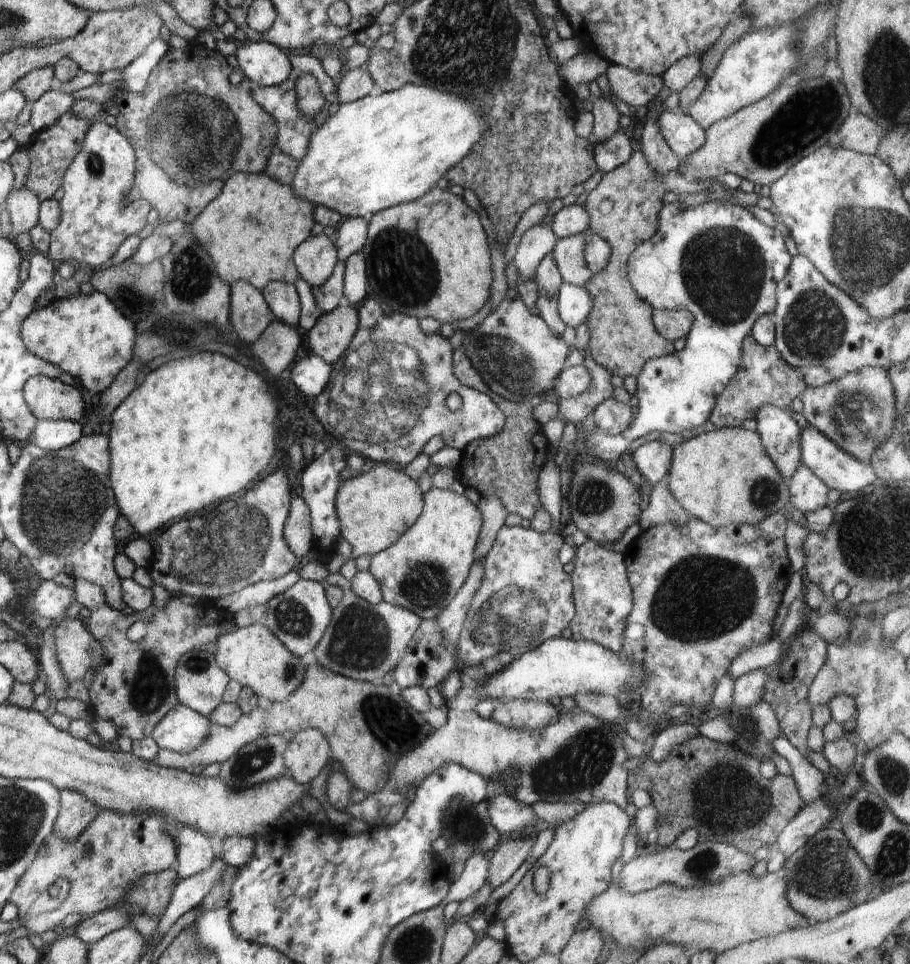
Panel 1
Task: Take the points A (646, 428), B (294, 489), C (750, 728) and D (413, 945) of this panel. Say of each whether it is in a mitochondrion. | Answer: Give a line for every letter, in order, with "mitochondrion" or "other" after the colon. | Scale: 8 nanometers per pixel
A: other
B: other
C: mitochondrion
D: mitochondrion

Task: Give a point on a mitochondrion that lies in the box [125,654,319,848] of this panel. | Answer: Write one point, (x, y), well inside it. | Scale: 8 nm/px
(251, 763)

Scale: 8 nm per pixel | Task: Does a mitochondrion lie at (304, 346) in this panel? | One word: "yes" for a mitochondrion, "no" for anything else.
no

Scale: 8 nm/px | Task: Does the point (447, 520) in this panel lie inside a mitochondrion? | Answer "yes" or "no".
no

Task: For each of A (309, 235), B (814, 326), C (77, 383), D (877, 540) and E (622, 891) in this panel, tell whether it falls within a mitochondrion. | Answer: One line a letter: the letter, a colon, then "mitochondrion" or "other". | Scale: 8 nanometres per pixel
A: other
B: mitochondrion
C: other
D: mitochondrion
E: other

